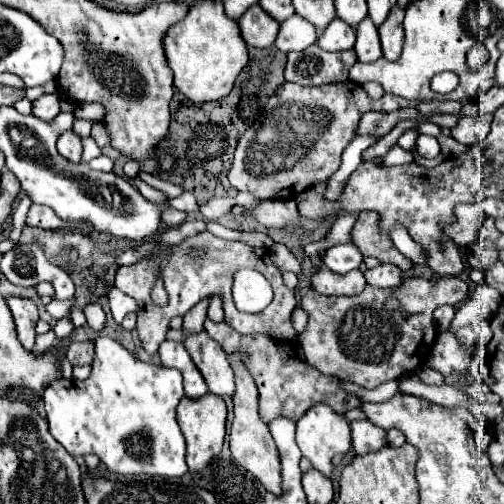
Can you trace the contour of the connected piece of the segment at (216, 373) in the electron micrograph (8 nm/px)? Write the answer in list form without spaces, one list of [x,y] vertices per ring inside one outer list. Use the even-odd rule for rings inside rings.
[[[206,331],[190,335],[184,345],[202,373],[208,391],[218,397],[230,397],[234,393],[234,375],[224,349]]]

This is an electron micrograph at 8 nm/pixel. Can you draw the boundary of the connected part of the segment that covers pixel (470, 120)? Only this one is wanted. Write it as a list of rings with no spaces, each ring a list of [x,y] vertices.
[[[478,115],[478,117],[462,117],[458,121],[458,125],[452,127],[452,137],[458,143],[466,145],[466,147],[480,143],[482,139],[486,139],[488,133],[490,133],[490,123],[482,115]]]

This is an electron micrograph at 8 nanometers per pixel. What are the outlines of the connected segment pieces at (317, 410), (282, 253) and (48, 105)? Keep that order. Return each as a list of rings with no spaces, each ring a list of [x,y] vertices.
[[[314,405],[296,423],[296,443],[298,443],[300,451],[302,451],[302,455],[312,463],[312,467],[318,469],[324,477],[332,479],[332,475],[334,475],[332,457],[338,455],[338,453],[348,453],[350,447],[352,447],[350,445],[348,421],[342,415],[334,413],[328,405]]]
[[[274,243],[269,250],[269,255],[272,261],[282,269],[282,271],[294,271],[294,273],[302,273],[302,265],[298,263],[298,259],[294,257],[294,253],[285,245]]]
[[[44,93],[32,105],[34,105],[34,115],[44,119],[44,121],[50,121],[50,119],[54,119],[60,113],[60,97],[58,95]]]

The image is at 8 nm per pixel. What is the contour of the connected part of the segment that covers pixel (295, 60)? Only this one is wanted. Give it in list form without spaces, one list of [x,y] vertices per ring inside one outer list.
[[[310,45],[300,53],[288,53],[284,77],[298,85],[326,85],[348,81],[348,69],[356,63],[356,53],[322,51],[318,45]]]

